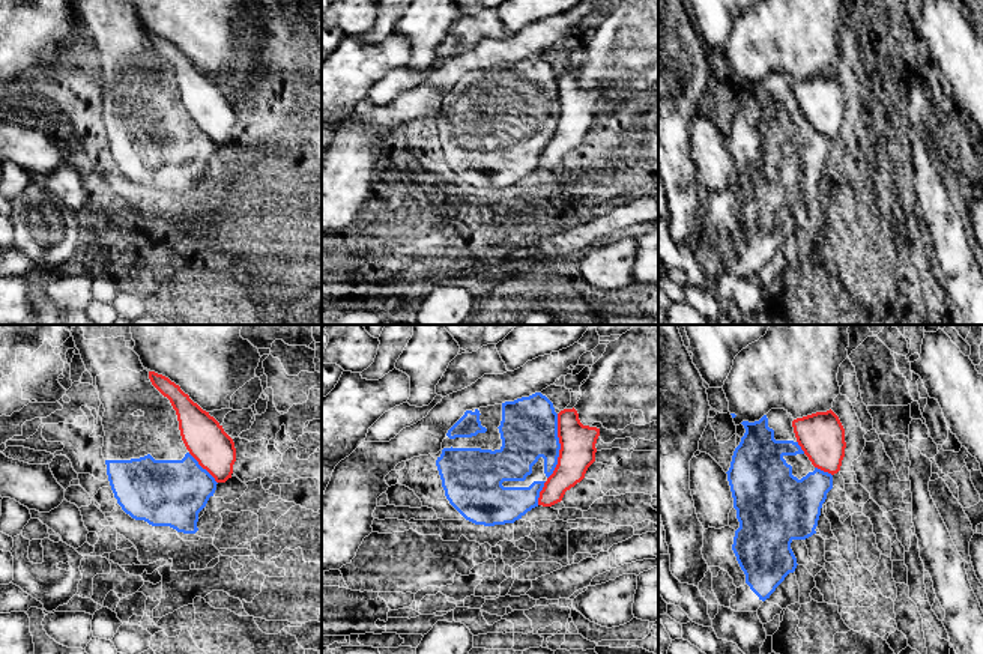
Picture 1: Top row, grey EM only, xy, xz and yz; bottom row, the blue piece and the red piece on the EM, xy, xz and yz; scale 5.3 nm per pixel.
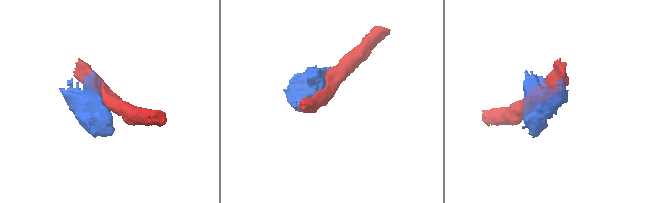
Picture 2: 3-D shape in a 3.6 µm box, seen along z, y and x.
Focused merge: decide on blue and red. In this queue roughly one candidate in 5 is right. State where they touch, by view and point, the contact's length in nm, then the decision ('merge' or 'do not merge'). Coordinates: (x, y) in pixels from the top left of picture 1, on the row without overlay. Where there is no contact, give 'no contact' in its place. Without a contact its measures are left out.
meets blue in xz at (559, 110); contact 360 nm long; do not merge

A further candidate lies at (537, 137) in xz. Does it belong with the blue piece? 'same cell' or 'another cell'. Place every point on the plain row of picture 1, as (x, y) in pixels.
same cell

